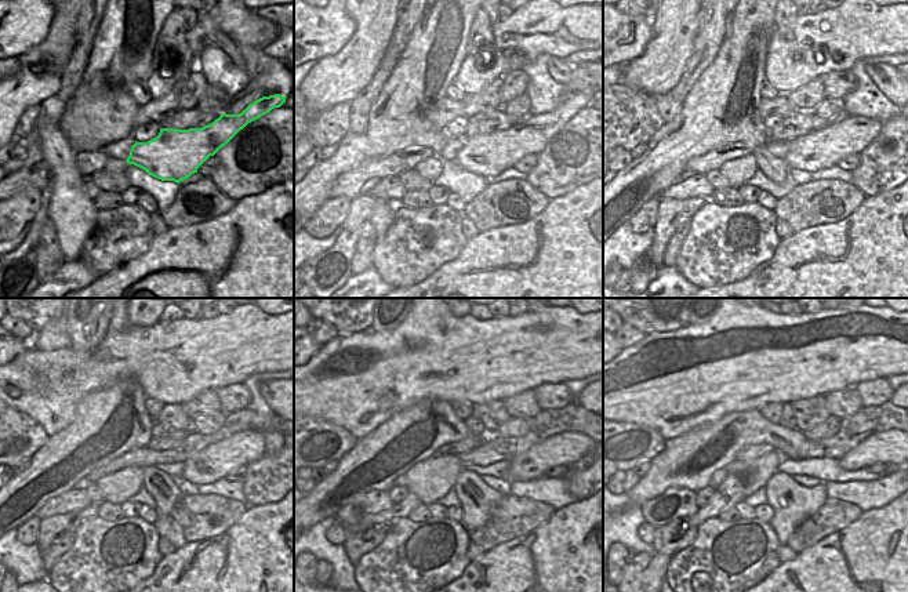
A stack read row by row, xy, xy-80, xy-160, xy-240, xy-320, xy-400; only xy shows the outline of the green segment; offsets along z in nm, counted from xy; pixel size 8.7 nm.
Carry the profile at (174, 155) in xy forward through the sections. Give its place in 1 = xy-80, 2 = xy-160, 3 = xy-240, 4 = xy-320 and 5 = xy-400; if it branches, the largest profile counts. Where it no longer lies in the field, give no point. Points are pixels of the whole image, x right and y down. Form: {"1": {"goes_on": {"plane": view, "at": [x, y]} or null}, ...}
{"1": {"goes_on": {"plane": "xy-80", "at": [490, 155]}}, "2": {"goes_on": {"plane": "xy-160", "at": [823, 148]}}, "3": {"goes_on": {"plane": "xy-240", "at": [215, 461]}}, "4": {"goes_on": {"plane": "xy-320", "at": [562, 449]}}, "5": {"goes_on": {"plane": "xy-400", "at": [883, 447]}}}

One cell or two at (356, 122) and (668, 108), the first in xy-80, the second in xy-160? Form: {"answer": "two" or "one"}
{"answer": "one"}

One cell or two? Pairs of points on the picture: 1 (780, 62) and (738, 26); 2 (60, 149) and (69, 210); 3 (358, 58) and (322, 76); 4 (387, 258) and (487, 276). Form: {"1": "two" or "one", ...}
{"1": "two", "2": "one", "3": "one", "4": "two"}

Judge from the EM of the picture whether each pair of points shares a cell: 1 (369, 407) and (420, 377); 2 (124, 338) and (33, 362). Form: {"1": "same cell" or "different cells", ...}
{"1": "same cell", "2": "same cell"}

